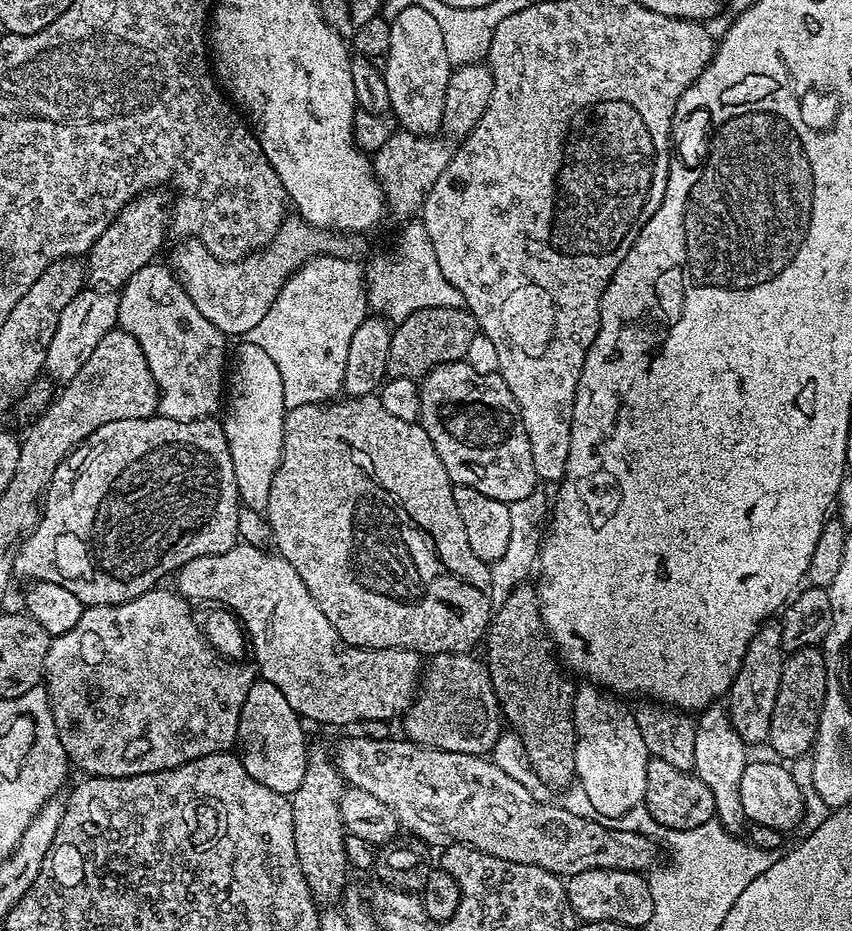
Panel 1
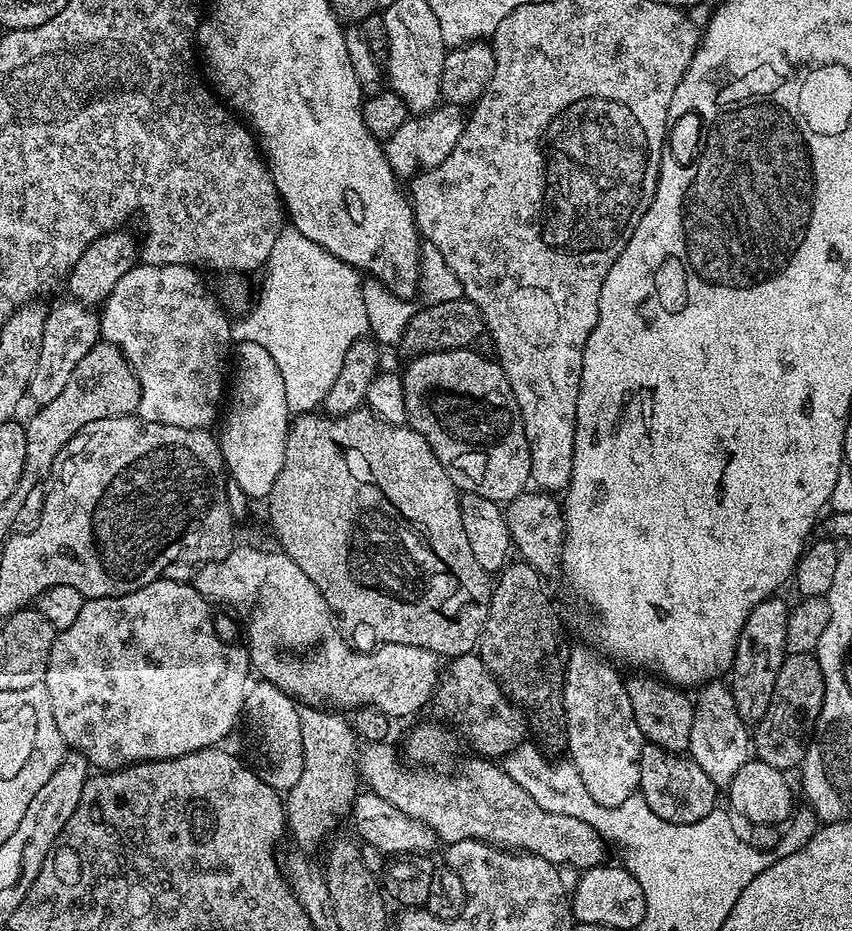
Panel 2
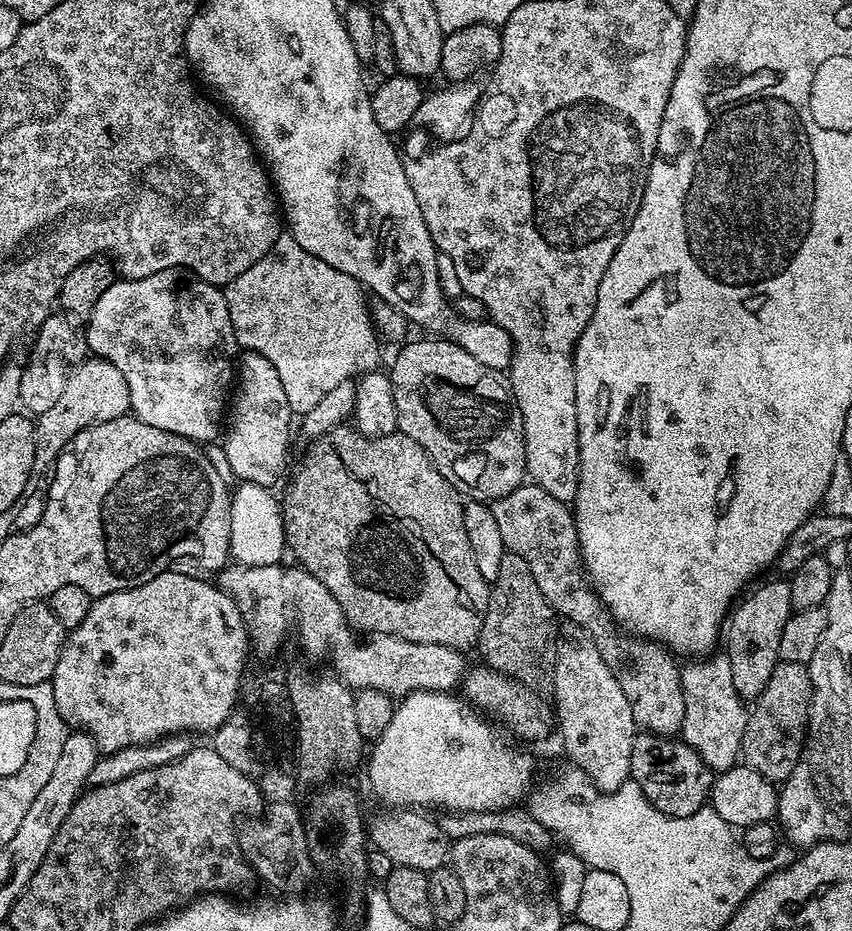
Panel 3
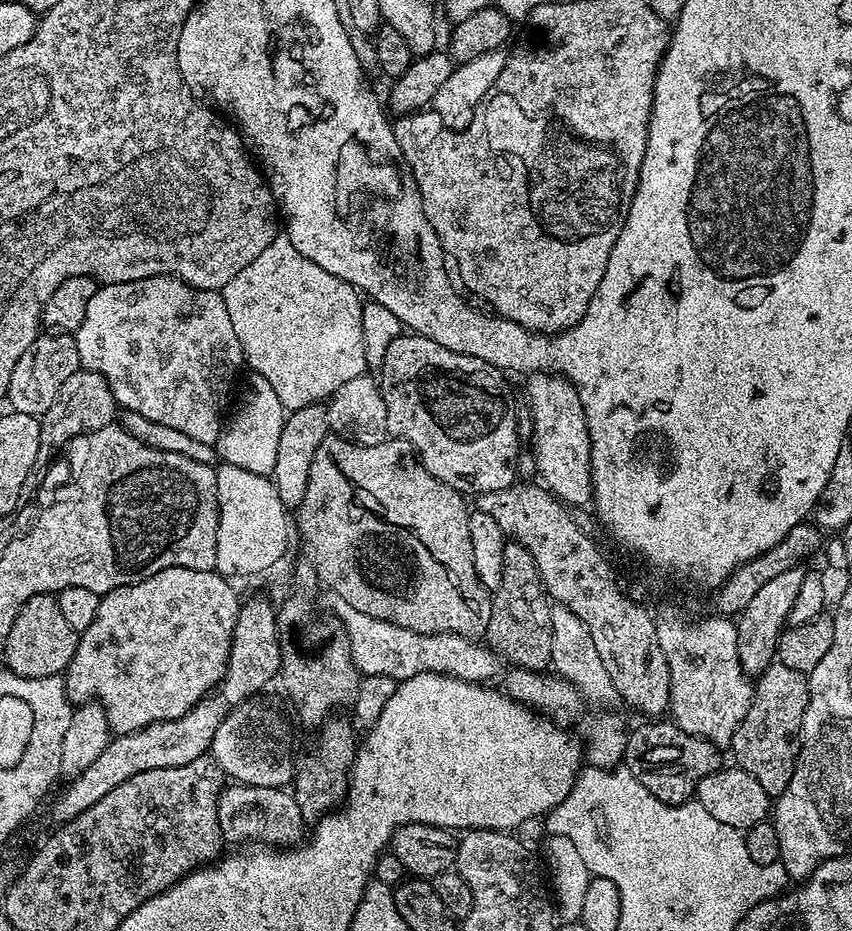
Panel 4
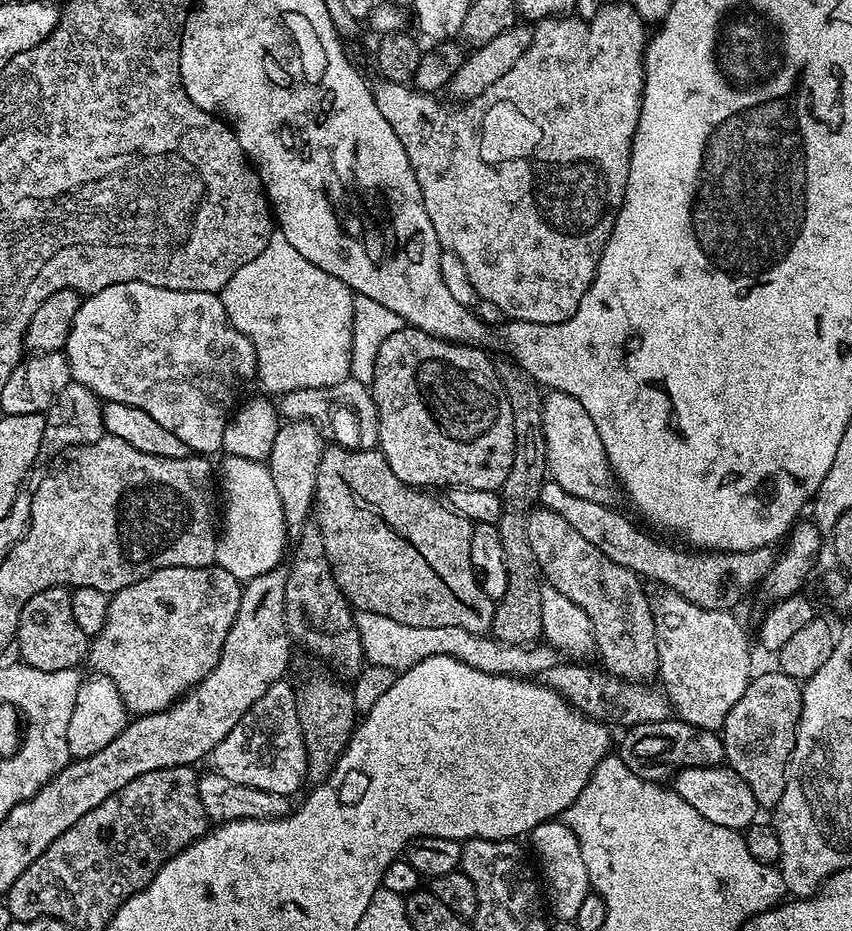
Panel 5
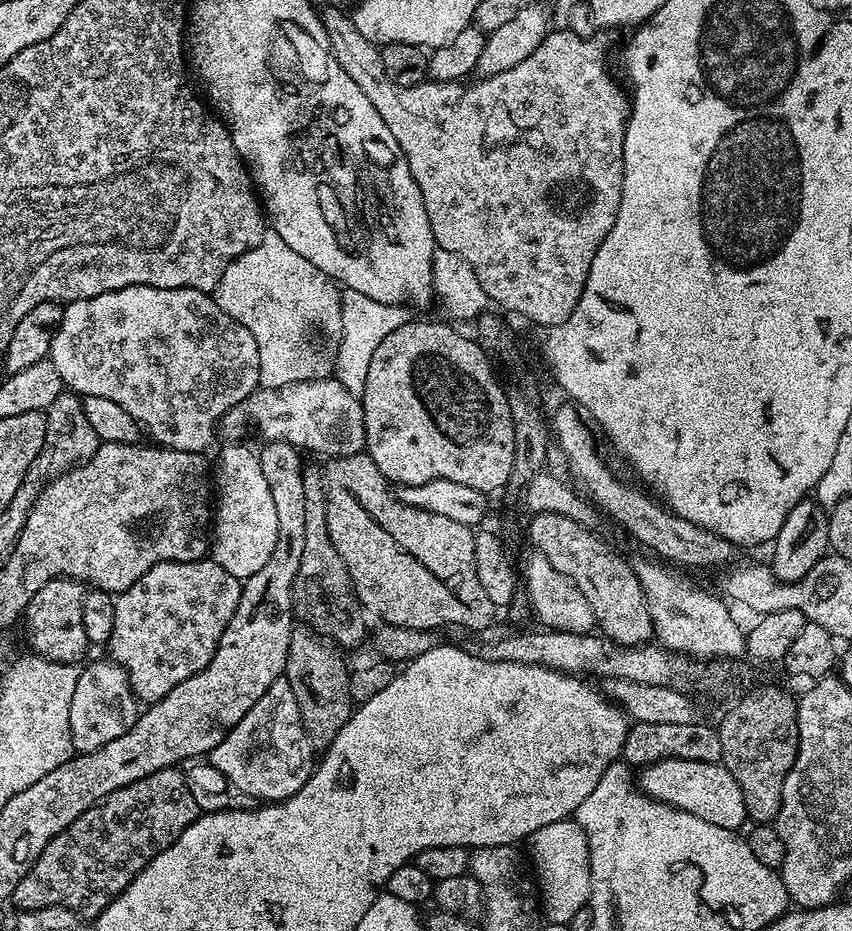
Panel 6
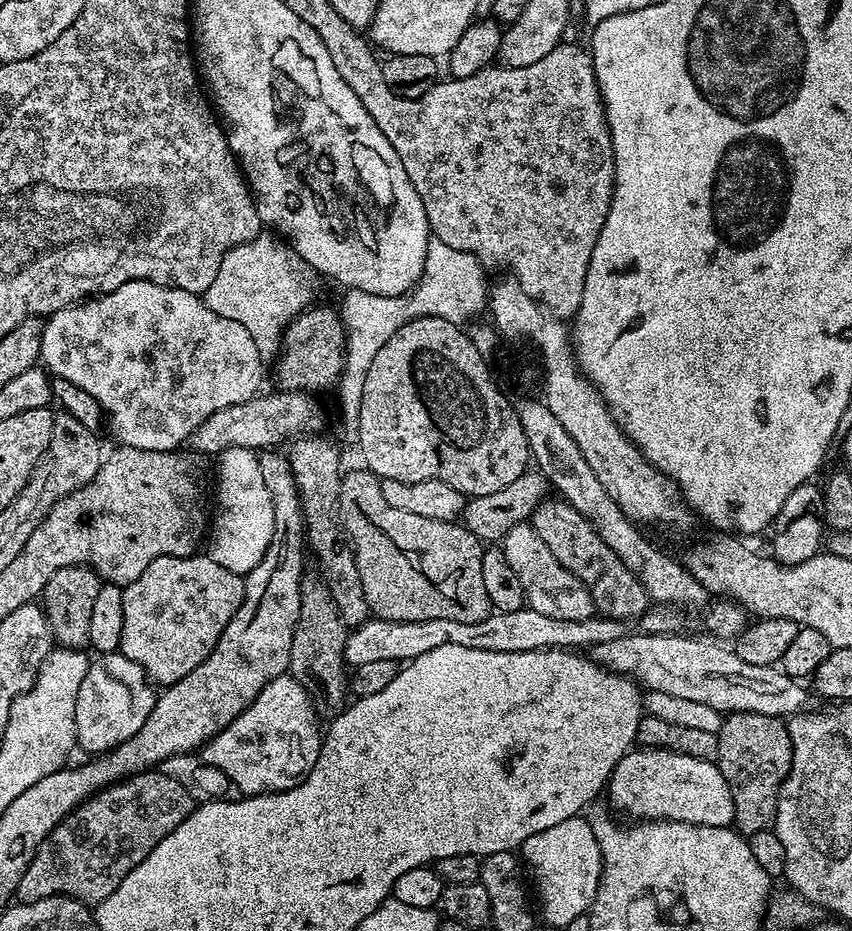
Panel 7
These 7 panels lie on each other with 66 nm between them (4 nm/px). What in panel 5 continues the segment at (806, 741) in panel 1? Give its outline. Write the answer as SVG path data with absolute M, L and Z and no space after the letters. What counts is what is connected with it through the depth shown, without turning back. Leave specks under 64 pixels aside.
M773 670L761 676L753 675L744 695L726 716L722 739L727 767L735 770L738 778L750 786L761 809L775 809L782 798L782 790L786 790L788 765L792 762L801 714L801 681Z

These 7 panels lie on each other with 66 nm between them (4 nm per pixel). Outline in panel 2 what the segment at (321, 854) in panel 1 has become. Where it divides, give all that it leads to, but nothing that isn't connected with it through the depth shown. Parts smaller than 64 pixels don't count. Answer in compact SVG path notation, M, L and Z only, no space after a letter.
M304 706L300 708L301 732L302 732L302 778L292 789L286 792L284 801L284 818L287 831L296 839L295 847L305 853L312 851L325 843L324 836L330 832L335 833L342 816L347 817L350 805L358 795L358 737L352 729L349 717L336 710Z

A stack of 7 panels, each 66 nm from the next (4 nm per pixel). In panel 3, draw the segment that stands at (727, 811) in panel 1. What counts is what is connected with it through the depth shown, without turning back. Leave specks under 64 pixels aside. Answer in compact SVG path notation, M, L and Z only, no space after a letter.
M714 654L687 664L680 675L683 701L686 702L681 739L703 758L708 768L717 773L725 772L735 767L740 758L742 735L748 721L747 705L734 687L727 655Z

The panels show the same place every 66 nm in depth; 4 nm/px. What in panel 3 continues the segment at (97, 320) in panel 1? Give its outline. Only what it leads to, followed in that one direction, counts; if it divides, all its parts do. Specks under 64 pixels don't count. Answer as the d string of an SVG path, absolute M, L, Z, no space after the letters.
M48 315L40 327L35 329L36 341L32 344L32 353L28 356L28 364L22 367L20 404L28 414L50 410L50 406L54 406L54 402L58 402L58 397L62 395L62 386L66 386L69 374L86 359L85 333L81 329L79 332L67 315L59 315Z

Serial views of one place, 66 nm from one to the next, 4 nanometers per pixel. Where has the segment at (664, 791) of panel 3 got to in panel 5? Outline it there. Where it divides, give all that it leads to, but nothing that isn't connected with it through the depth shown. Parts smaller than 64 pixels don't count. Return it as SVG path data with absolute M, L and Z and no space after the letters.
M679 718L662 722L646 722L623 733L624 741L618 744L618 755L638 778L653 782L675 777L684 768L715 768L725 763L724 741L719 731L699 729Z

